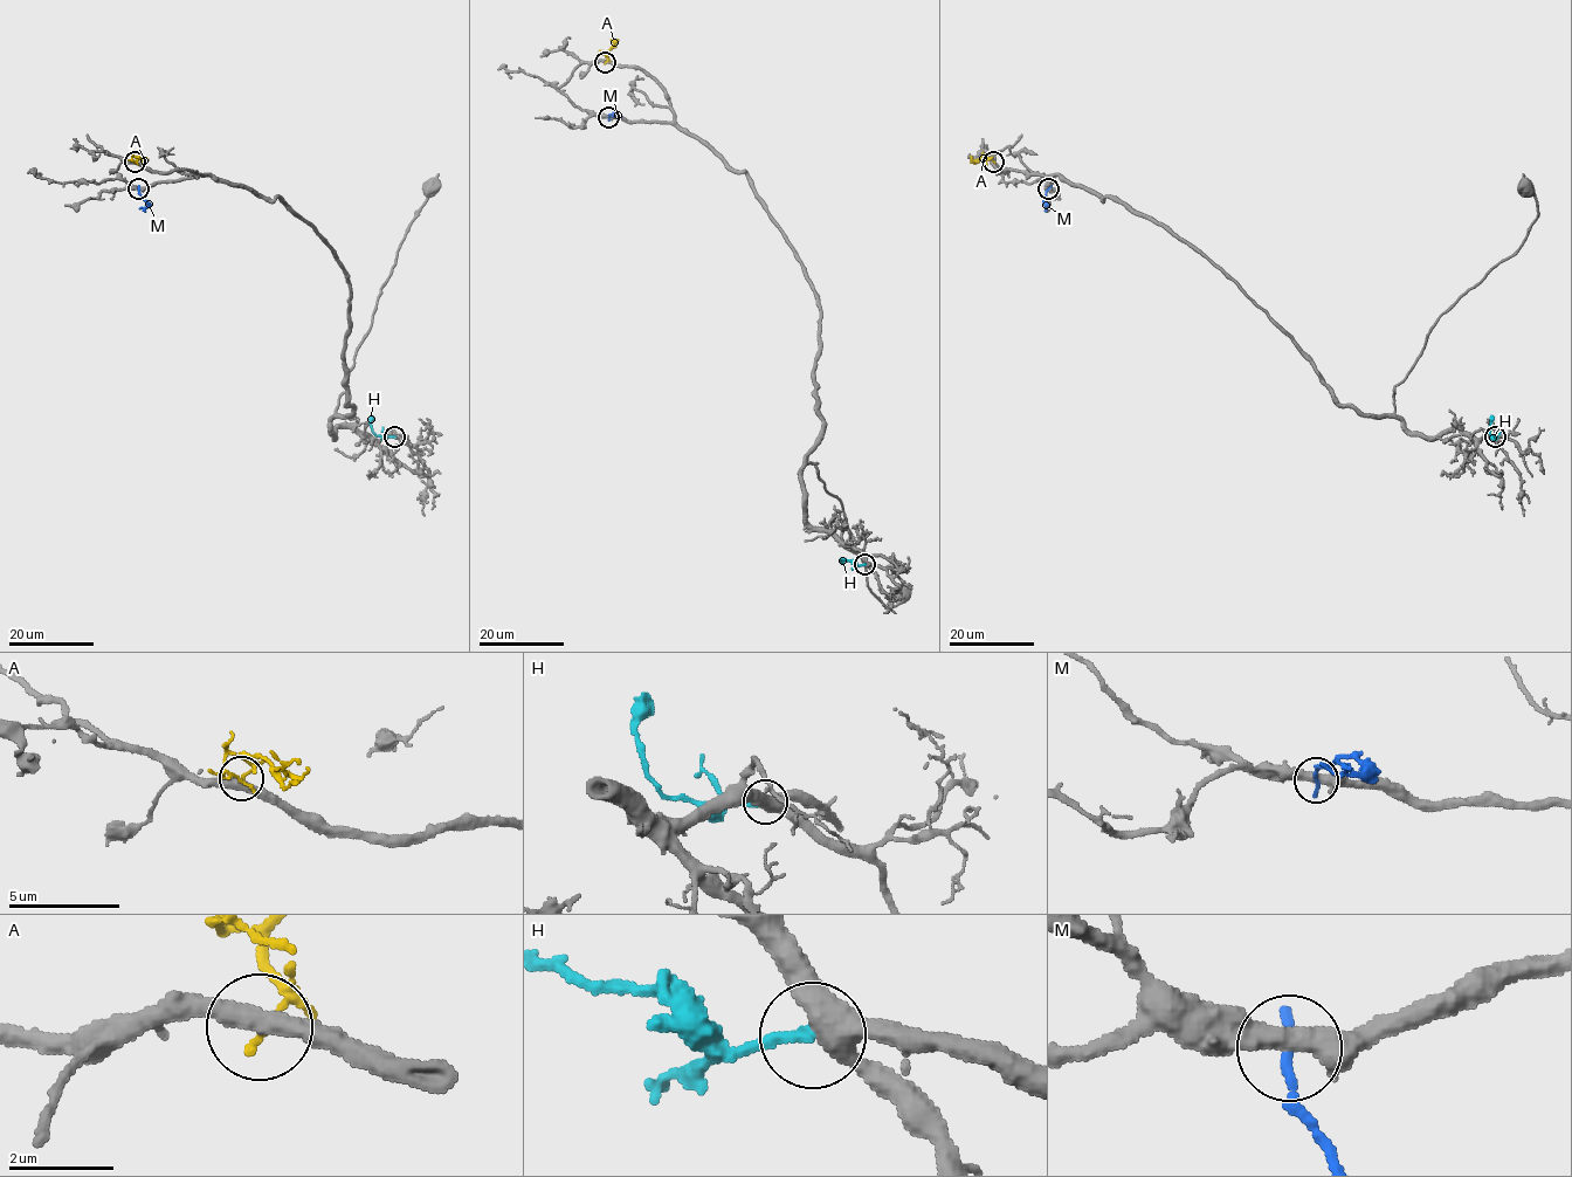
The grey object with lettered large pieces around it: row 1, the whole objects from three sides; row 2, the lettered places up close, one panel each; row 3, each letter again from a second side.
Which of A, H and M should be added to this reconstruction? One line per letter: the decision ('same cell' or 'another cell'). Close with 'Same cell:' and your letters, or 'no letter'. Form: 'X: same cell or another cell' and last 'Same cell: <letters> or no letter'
A: another cell
H: another cell
M: another cell
Same cell: no letter

